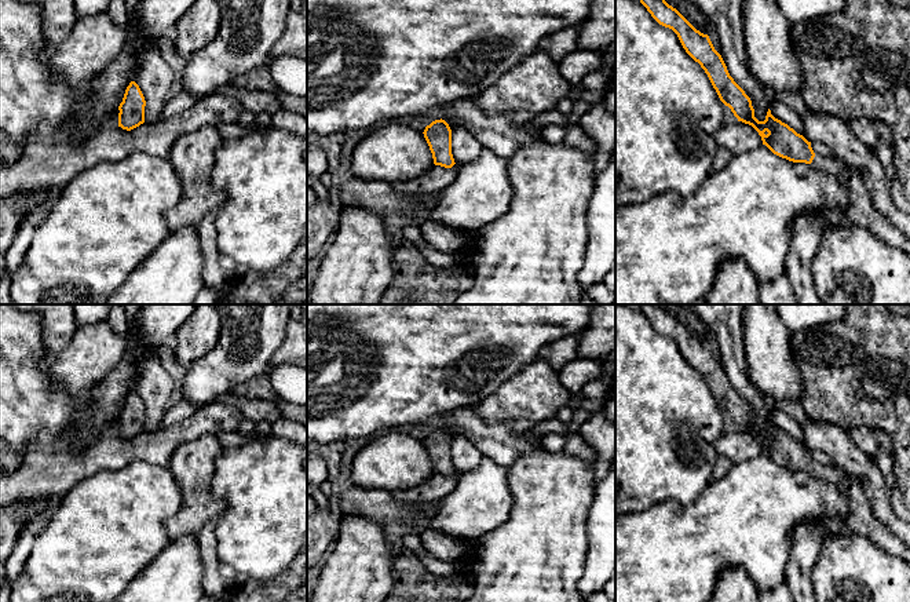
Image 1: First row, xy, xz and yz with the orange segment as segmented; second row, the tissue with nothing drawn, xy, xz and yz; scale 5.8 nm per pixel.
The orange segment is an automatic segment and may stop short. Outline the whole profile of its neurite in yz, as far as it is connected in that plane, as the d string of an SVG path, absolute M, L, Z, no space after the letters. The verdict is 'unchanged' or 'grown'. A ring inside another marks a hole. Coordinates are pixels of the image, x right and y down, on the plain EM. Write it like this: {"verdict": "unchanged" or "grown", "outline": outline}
{"verdict": "grown", "outline": "M640 304L640 311L662 335L672 338L686 361L701 373L708 383L720 409L731 417L738 430L752 434L774 463L793 471L805 471L812 477L832 482L847 493L848 514L847 530L854 532L878 546L887 554L895 555L910 563L910 547L904 546L873 514L863 485L845 477L845 470L834 464L816 463L811 450L797 442L787 433L775 427L768 417L765 428L754 426L750 406L730 384L721 364L715 358L708 343L697 339L676 317L669 314L662 304Z"}

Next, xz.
{"verdict": "unchanged", "outline": "M435 428L424 438L424 446L432 461L434 473L452 477L456 471L452 463L452 438L445 428Z"}

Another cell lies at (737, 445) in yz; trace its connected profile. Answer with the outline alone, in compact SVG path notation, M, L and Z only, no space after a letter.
M726 430L715 446L719 455L728 457L732 463L746 461L763 453L759 441L742 430Z

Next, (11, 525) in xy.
M22 500L0 507L0 584L6 576L6 562L15 548L23 525L44 510L47 500Z

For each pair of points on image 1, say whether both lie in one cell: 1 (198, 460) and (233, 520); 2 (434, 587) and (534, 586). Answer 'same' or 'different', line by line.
1: different
2: different

